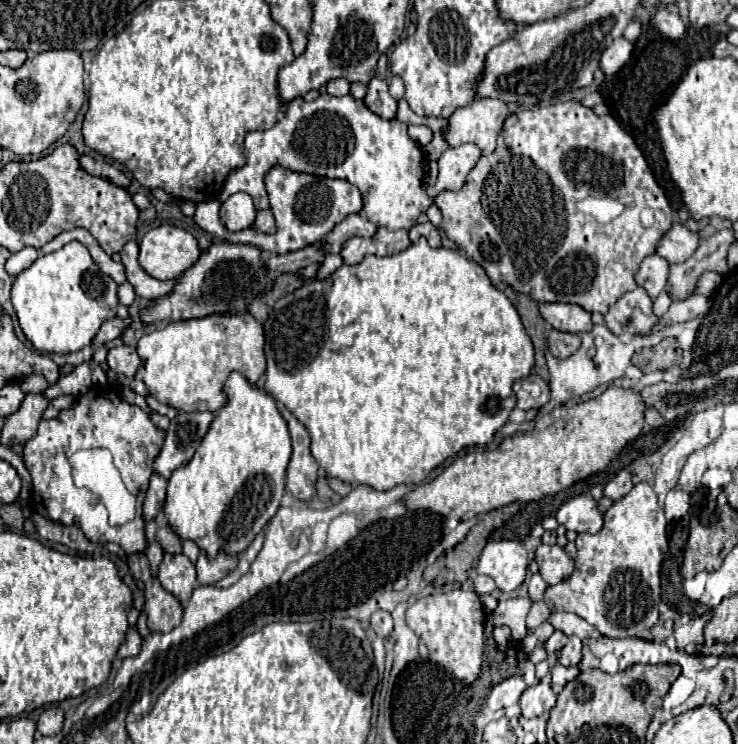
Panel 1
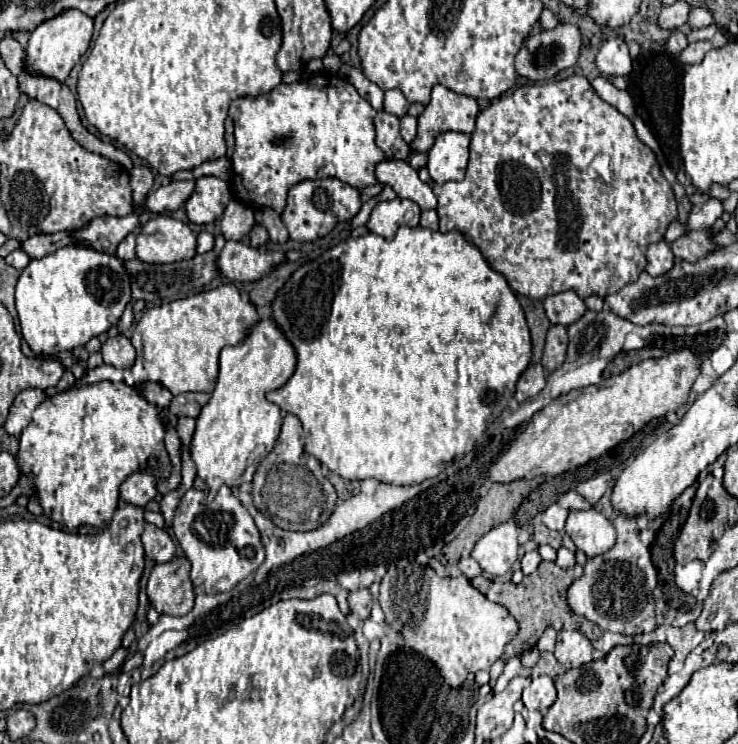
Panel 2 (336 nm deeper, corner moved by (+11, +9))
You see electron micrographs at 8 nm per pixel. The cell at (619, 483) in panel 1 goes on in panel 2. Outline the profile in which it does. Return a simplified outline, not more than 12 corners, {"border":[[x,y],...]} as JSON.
{"border":[[611,475],[579,483],[577,491],[585,501],[593,505],[605,495]]}

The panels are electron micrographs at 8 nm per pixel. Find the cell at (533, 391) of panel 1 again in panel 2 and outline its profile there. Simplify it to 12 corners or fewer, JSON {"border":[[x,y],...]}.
{"border":[[531,363],[517,381],[515,399],[533,399],[545,387],[545,369]]}

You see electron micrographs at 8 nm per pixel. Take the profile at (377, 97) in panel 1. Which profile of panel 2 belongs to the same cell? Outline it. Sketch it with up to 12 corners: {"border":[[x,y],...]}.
{"border":[[379,111],[377,145],[387,159],[407,159],[399,117]]}

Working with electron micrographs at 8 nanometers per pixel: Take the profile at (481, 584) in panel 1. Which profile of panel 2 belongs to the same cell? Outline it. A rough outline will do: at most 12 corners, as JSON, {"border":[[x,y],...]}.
{"border":[[463,557],[459,569],[469,579],[481,575],[473,557]]}

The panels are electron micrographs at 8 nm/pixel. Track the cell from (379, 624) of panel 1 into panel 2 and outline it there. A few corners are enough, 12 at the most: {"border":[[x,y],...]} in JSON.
{"border":[[369,589],[349,593],[351,613],[369,617],[373,599]]}

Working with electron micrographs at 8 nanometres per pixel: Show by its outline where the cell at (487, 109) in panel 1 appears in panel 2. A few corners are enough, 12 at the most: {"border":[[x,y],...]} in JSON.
{"border":[[435,85],[411,149],[427,153],[445,131],[471,135],[479,107]]}

